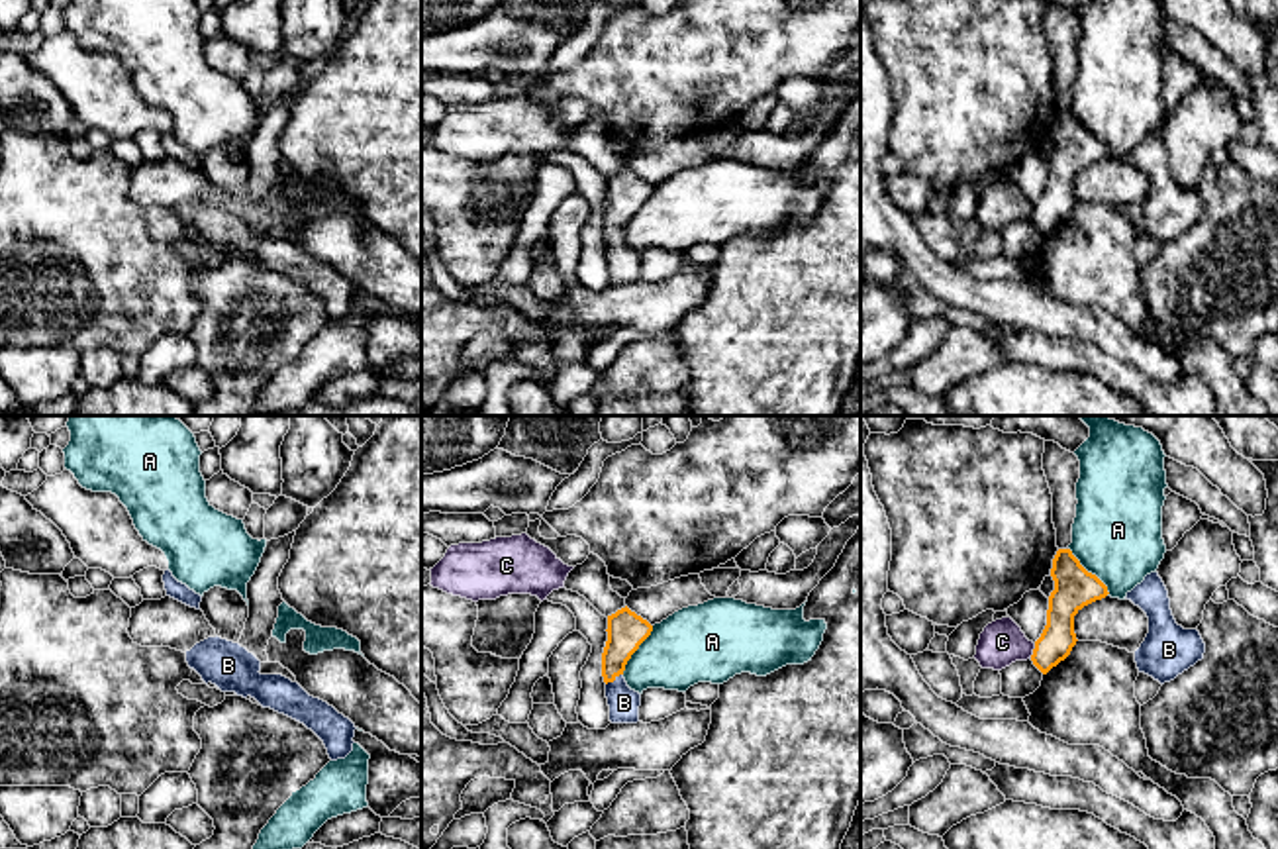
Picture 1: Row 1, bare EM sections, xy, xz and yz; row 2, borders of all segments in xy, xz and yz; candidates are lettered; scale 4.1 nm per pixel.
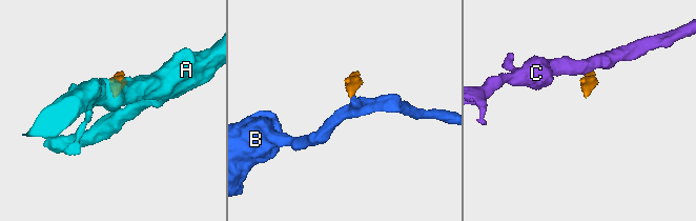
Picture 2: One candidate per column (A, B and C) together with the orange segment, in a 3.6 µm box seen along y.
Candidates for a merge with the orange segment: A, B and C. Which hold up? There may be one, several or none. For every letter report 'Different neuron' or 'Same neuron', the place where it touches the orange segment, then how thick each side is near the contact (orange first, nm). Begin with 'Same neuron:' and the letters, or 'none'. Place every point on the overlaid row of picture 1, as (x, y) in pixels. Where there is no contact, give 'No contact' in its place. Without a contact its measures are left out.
Same neuron: B
A: Different neuron. Touches orange at yz (1090, 573). Thickness 170 nm (orange) against 360 nm
B: Same neuron. Touches orange at xz (614, 679). Thickness 160 nm (orange) against 130 nm
C: Different neuron. Touches orange at yz (1033, 651). Thickness 140 nm (orange) against 190 nm

